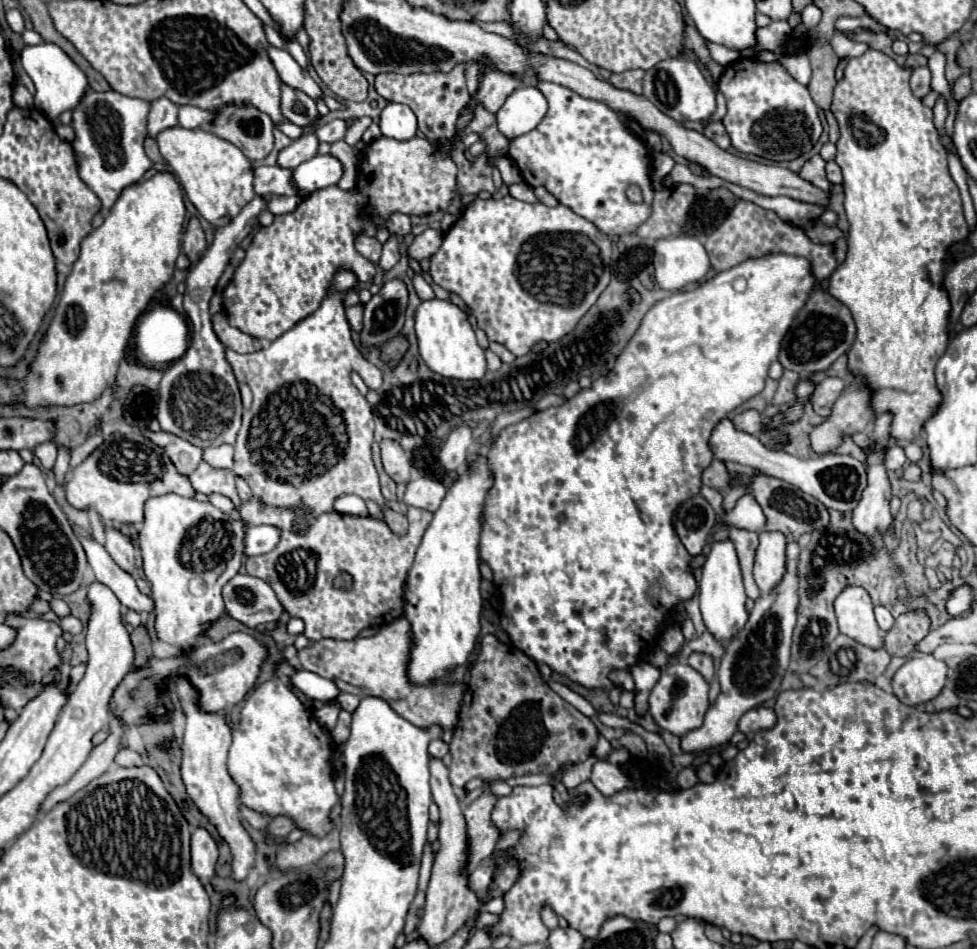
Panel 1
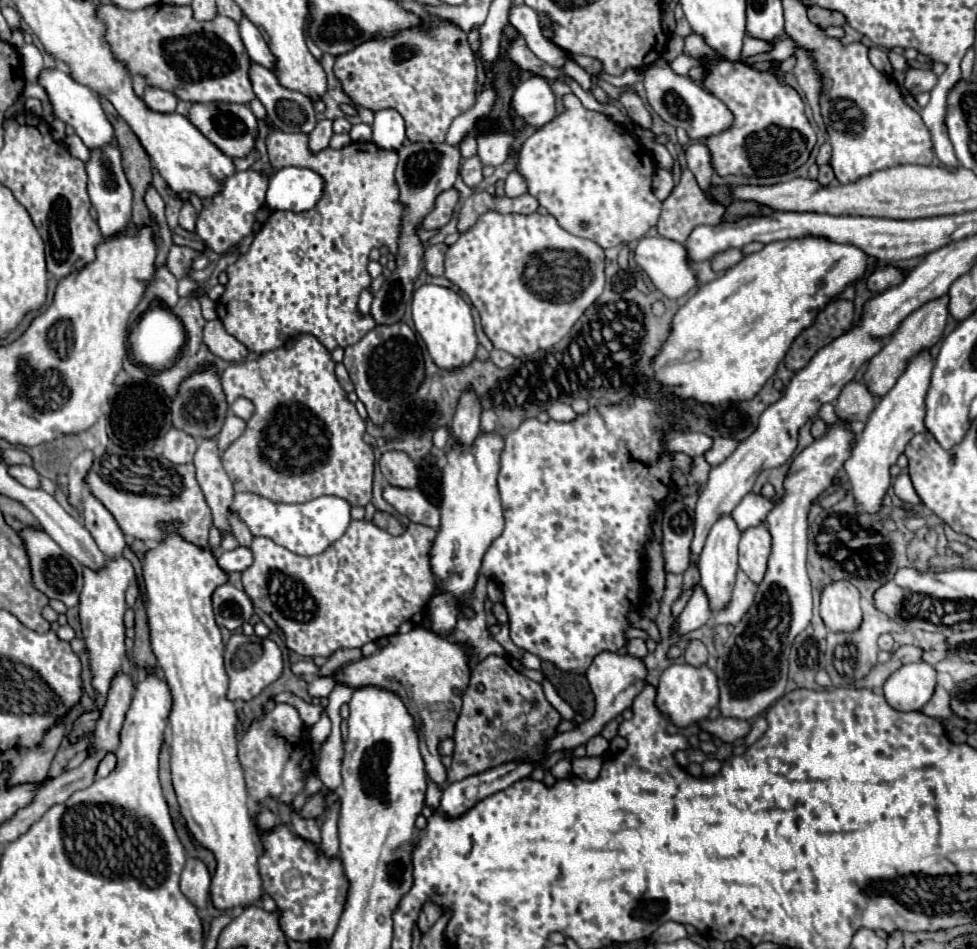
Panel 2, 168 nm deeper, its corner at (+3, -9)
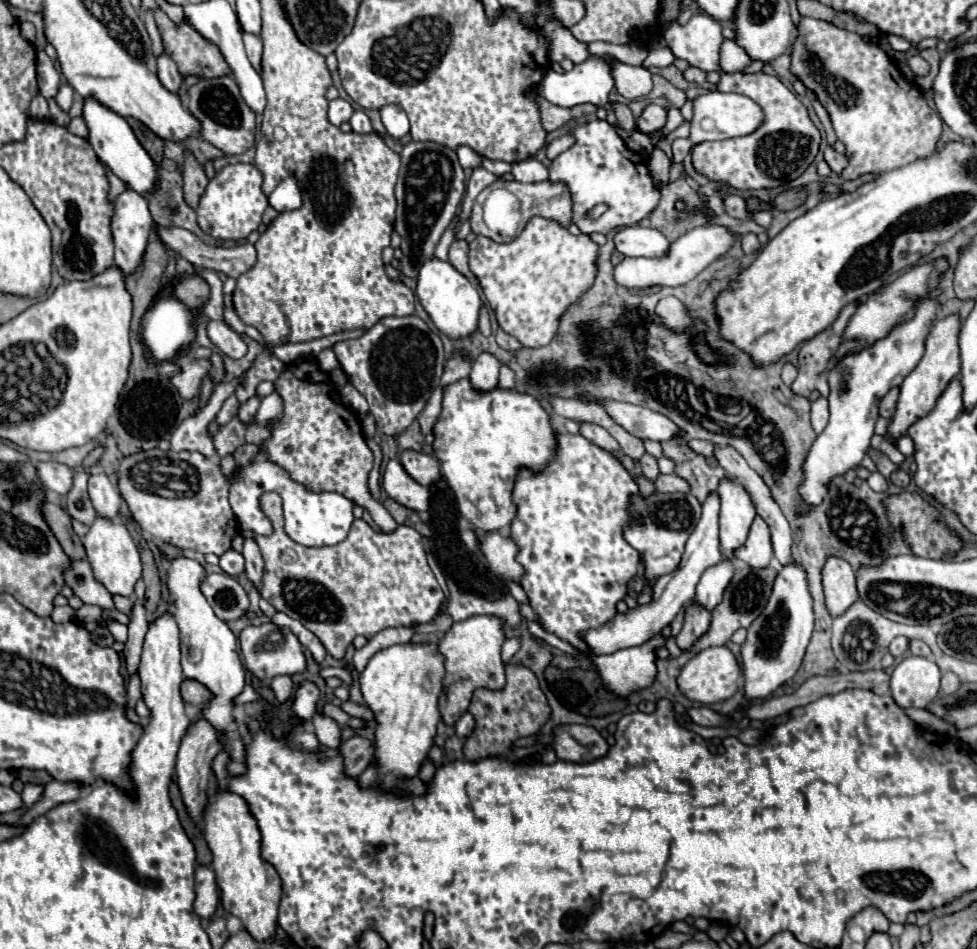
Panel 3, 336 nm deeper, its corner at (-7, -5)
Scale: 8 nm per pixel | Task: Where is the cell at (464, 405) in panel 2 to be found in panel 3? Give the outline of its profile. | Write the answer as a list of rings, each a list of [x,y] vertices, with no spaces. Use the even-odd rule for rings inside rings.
[[[480,354],[468,376],[472,388],[476,388],[476,392],[492,392],[492,388],[498,388],[498,370],[500,364],[492,354]]]

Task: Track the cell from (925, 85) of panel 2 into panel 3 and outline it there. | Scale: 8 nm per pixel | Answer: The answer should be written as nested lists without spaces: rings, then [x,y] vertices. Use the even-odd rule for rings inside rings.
[[[912,56],[912,58],[908,60],[908,66],[910,66],[910,70],[912,70],[916,76],[926,76],[926,74],[930,72],[928,62],[926,62],[924,58],[920,58],[920,56]]]

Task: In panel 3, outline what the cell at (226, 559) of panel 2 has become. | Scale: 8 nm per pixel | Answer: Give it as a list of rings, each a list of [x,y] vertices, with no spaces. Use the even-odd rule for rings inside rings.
[[[228,550],[220,556],[220,568],[230,576],[238,576],[244,572],[244,556],[236,550]]]

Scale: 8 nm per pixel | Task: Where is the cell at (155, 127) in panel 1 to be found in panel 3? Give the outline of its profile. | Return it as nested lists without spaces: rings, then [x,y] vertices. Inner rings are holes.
[[[162,54],[162,56],[158,58],[158,64],[156,64],[156,66],[158,66],[158,78],[160,78],[162,86],[164,86],[166,90],[178,94],[178,92],[180,92],[180,86],[182,86],[182,76],[178,74],[178,68],[176,68],[176,64],[170,60],[170,56]]]

